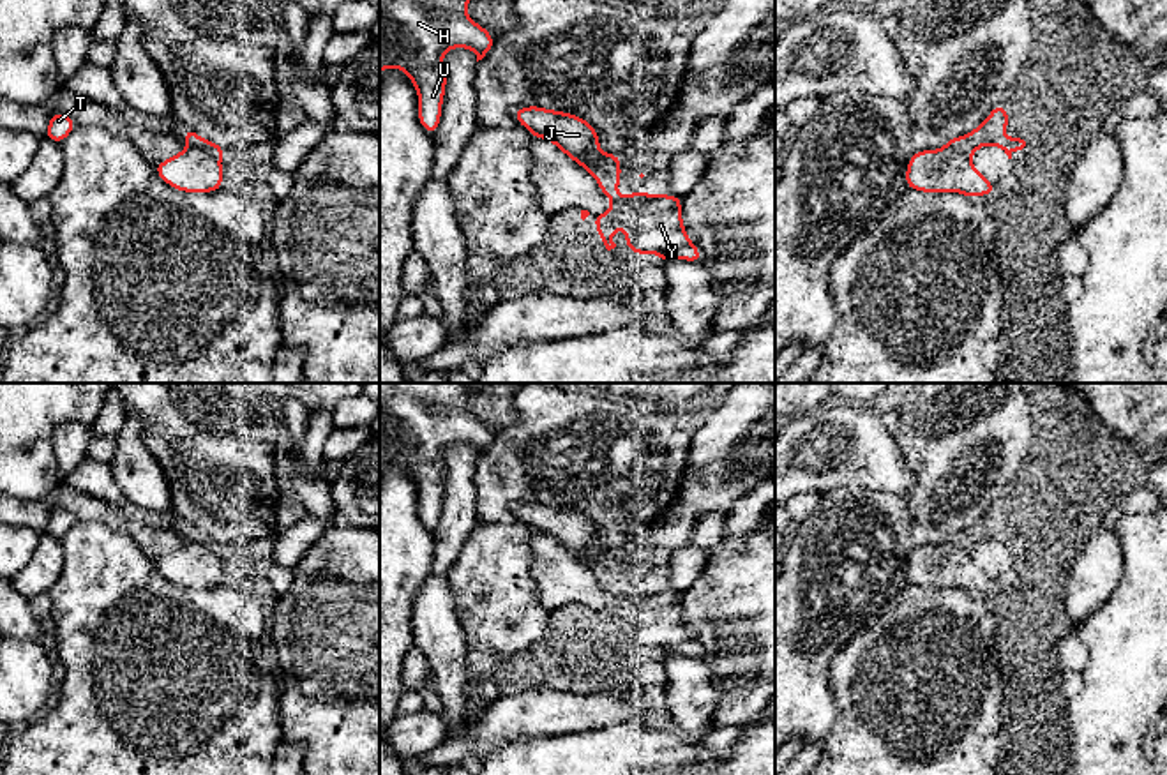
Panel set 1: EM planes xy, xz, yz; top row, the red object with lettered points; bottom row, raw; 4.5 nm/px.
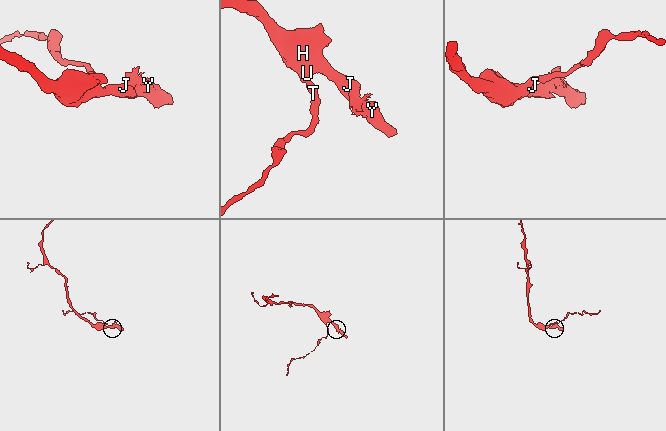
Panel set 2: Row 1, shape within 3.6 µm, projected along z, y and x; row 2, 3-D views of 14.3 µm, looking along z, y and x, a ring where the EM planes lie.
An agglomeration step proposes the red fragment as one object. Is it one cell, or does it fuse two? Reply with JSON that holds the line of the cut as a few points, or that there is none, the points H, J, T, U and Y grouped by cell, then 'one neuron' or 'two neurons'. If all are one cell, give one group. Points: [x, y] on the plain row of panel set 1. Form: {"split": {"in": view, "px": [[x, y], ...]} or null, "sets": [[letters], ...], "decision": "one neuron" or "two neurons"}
{"split": {"in": "xy", "px": [[191, 541], [200, 541], [219, 555]]}, "sets": [["H", "J", "T", "U"], ["Y"]], "decision": "two neurons"}

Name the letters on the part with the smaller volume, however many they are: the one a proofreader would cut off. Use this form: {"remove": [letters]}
{"remove": ["Y"]}

